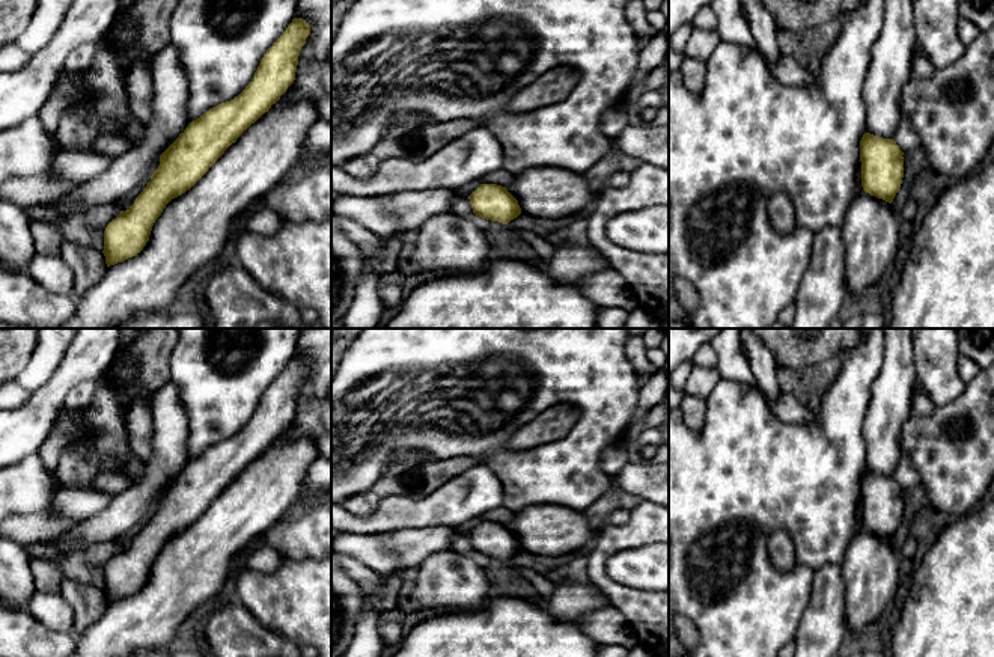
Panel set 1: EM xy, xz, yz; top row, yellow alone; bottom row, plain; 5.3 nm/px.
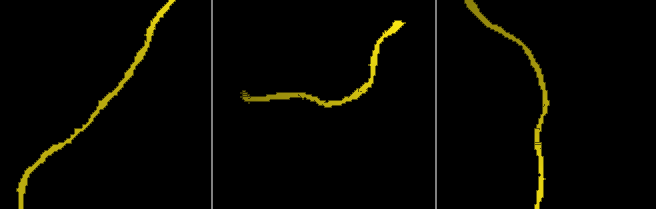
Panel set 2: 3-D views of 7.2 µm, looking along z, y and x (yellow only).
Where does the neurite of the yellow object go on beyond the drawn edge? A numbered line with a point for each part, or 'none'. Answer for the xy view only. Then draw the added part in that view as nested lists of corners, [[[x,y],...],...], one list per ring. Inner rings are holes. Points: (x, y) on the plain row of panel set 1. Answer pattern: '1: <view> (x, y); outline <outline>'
1: xy (193, 567); outline [[[310,435],[279,437],[232,481],[208,509],[185,530],[172,536],[155,558],[149,579],[140,591],[110,603],[105,613],[80,637],[71,657],[128,657],[140,649],[167,649],[176,633],[188,627],[190,615],[214,600],[226,580],[235,574],[238,555],[274,526],[298,499],[309,466],[319,457]]]

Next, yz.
1: yz (871, 565); outline [[[864,527],[854,532],[842,562],[845,583],[846,637],[860,645],[863,634],[893,601],[899,585],[899,556],[892,541],[871,533]]]

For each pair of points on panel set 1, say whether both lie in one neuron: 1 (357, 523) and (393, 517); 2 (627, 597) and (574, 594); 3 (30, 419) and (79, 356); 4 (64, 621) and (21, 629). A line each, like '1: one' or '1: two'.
1: one
2: two
3: one
4: two

